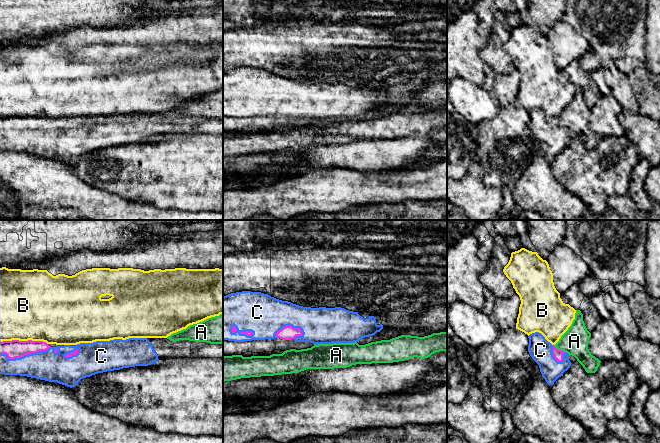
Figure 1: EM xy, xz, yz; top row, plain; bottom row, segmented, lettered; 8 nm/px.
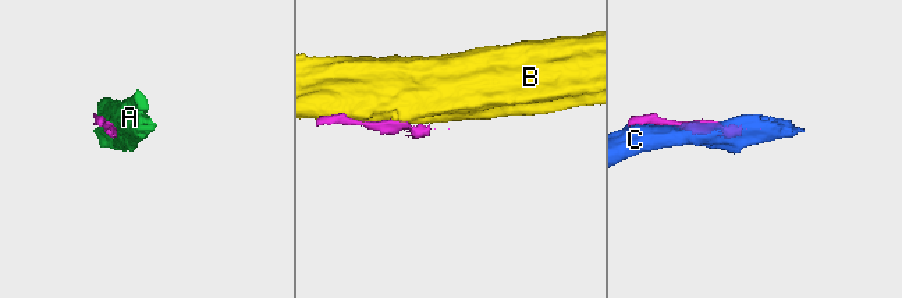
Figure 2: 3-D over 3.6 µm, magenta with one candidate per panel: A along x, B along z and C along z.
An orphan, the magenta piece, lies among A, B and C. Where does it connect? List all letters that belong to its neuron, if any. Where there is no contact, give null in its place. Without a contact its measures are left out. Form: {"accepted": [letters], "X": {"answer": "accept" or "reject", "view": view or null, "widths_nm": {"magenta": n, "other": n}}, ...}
{"accepted": ["C"], "A": {"answer": "reject", "view": "yz", "widths_nm": {"magenta": 80, "other": 220}}, "B": {"answer": "reject", "view": "xy", "widths_nm": {"magenta": 150, "other": 460}}, "C": {"answer": "accept", "view": "xy", "widths_nm": {"magenta": 150, "other": 240}}}

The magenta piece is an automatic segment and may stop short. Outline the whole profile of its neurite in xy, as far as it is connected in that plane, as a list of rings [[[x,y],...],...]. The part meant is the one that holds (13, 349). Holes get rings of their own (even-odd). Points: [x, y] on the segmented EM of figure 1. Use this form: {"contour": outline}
{"contour": [[[147,338],[114,339],[57,347],[51,347],[43,341],[0,341],[0,374],[57,382],[70,388],[75,387],[81,379],[98,373],[148,366],[158,360],[158,355]]]}

